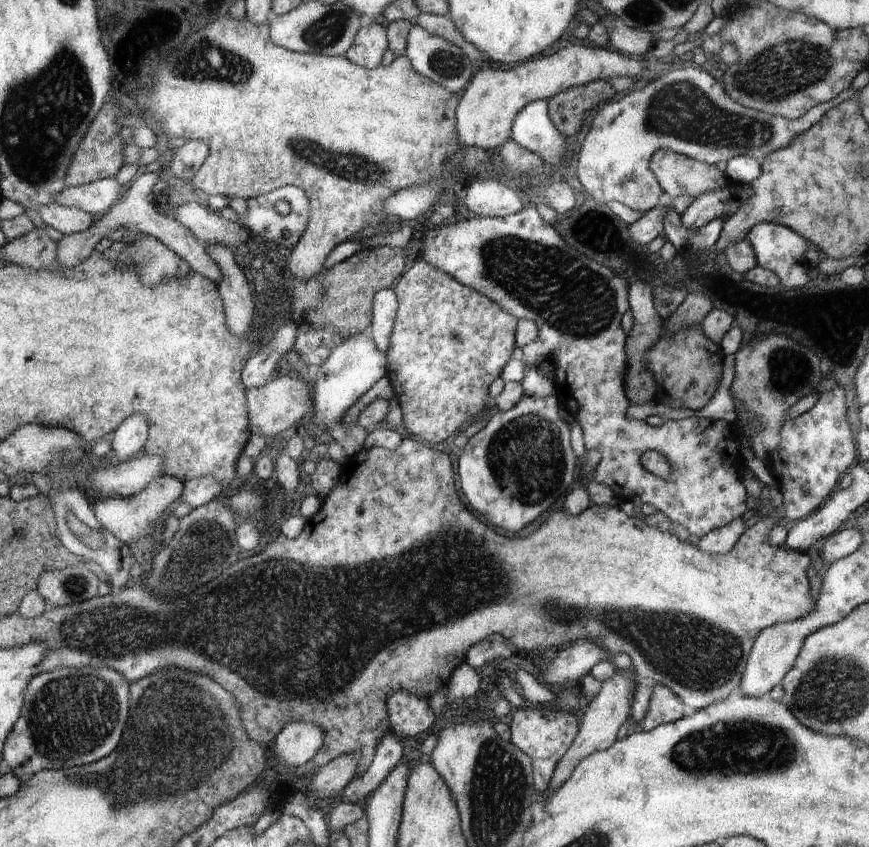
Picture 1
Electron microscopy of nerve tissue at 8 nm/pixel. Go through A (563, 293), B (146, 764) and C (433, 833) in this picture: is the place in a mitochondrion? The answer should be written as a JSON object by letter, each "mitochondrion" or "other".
{"A":"mitochondrion","B":"mitochondrion","C":"other"}

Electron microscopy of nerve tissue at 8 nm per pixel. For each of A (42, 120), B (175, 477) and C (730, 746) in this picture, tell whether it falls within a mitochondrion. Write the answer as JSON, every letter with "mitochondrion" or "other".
{"A":"mitochondrion","B":"other","C":"mitochondrion"}

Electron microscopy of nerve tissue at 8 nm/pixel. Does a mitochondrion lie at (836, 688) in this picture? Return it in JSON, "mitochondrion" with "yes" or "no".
{"mitochondrion":"yes"}

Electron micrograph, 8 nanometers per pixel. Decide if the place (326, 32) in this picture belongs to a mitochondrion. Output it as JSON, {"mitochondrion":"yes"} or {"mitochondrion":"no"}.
{"mitochondrion":"yes"}

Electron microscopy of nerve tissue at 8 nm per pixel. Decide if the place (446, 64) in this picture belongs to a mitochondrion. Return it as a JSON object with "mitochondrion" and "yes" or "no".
{"mitochondrion":"yes"}

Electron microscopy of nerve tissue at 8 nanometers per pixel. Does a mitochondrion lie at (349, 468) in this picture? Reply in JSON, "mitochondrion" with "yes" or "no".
{"mitochondrion":"no"}

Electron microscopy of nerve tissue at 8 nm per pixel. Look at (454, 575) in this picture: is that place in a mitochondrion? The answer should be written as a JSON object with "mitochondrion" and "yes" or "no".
{"mitochondrion":"yes"}

